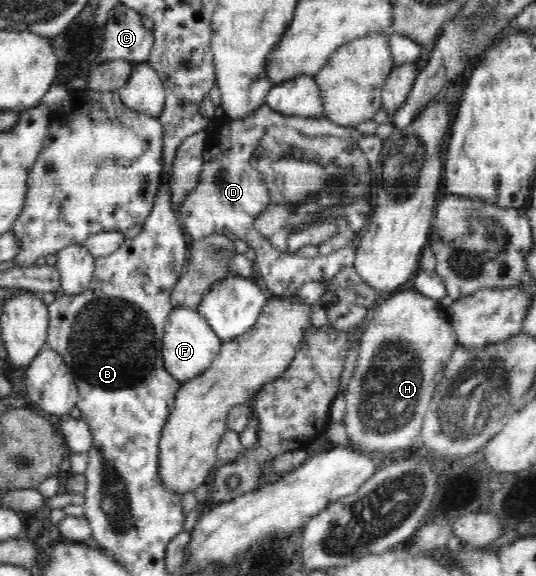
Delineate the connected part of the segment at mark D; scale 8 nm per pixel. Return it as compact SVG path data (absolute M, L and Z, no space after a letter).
M267 103L261 104L254 112L253 115L248 115L247 117L244 117L243 119L231 119L228 120L228 122L222 122L219 125L216 125L215 131L212 131L211 134L206 139L206 144L204 147L204 160L203 160L203 166L202 170L197 182L197 185L184 197L184 200L181 202L179 206L180 210L180 218L179 222L181 224L182 230L185 233L190 234L190 236L193 238L193 241L196 239L204 238L205 236L210 236L211 234L219 234L229 237L230 240L245 240L247 242L247 246L249 248L252 248L254 250L256 258L256 271L262 278L262 283L264 286L264 289L267 290L269 294L272 295L278 295L278 296L290 296L290 295L296 295L296 292L298 292L299 288L309 280L314 281L328 281L331 278L334 278L342 270L344 267L353 266L355 263L355 249L357 248L358 244L360 244L360 233L363 231L363 228L365 227L366 223L368 222L368 218L374 214L374 207L376 206L376 190L372 190L372 186L374 184L382 184L382 162L380 162L380 152L382 152L382 145L383 140L377 137L377 135L362 135L359 131L356 131L356 128L354 126L345 127L340 126L338 124L334 124L330 120L326 119L320 119L316 117L312 118L304 118L300 116L286 116L282 113L274 111L274 109L270 108Z

